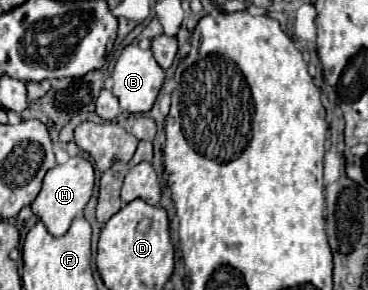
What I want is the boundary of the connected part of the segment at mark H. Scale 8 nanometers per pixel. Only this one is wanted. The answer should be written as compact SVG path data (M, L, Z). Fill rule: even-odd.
M75 156L69 158L65 164L57 164L55 168L51 168L45 178L43 178L43 186L39 196L33 200L31 208L33 214L45 224L45 228L53 234L53 236L63 236L69 230L71 220L85 208L85 204L89 202L91 194L93 194L93 184L95 184L95 172L89 160Z

